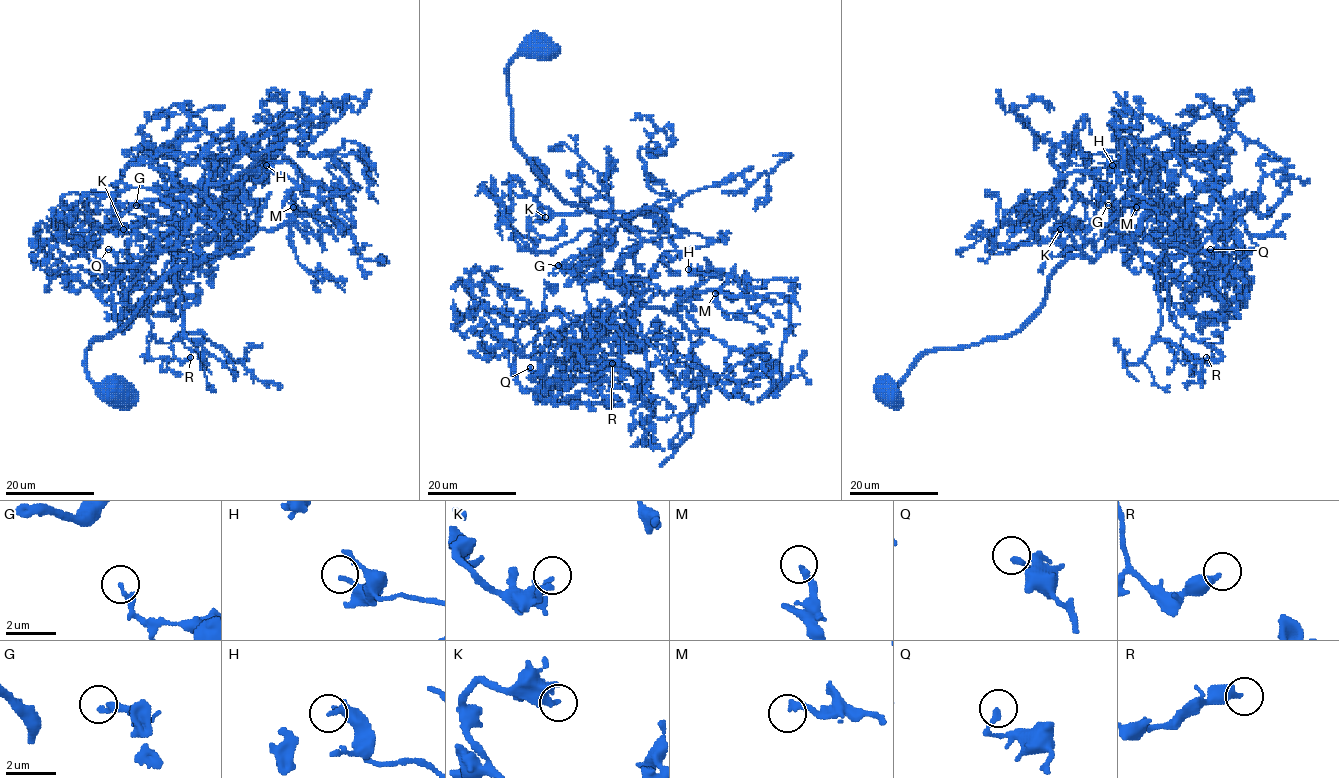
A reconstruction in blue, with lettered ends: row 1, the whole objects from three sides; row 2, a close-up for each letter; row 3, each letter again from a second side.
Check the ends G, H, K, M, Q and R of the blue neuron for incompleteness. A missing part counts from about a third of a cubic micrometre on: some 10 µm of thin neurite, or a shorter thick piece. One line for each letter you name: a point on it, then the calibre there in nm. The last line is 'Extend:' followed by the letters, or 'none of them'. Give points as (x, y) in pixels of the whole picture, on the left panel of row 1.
Extend: none of them

